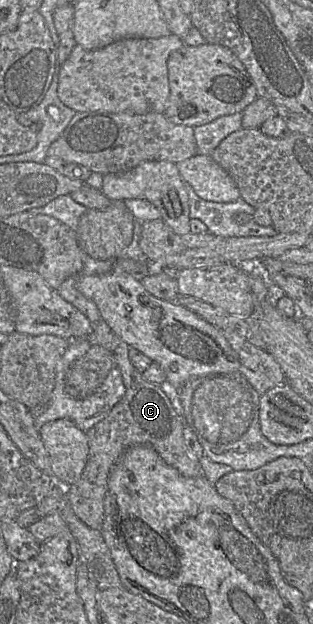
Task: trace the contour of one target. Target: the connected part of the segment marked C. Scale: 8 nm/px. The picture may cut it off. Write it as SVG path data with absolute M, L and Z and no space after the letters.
M102 319L94 324L88 340L91 345L98 344L112 353L126 389L123 398L109 414L86 432L89 446L87 462L79 480L68 487L68 501L77 518L89 528L101 530L109 474L129 448L137 445L152 447L169 466L184 477L203 476L203 470L200 461L187 452L182 417L176 412L171 399L161 386L147 382L132 365L128 356L129 345Z

